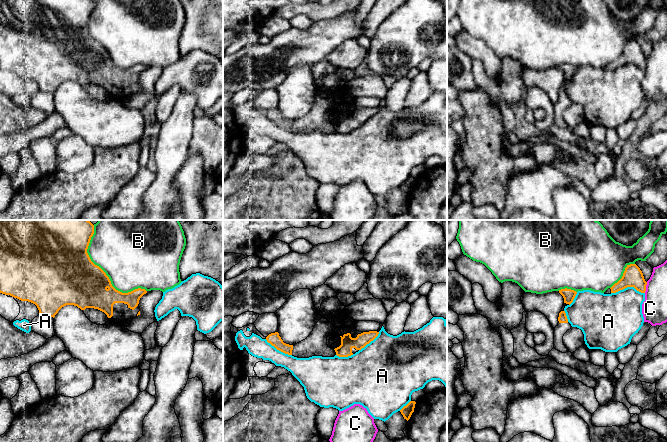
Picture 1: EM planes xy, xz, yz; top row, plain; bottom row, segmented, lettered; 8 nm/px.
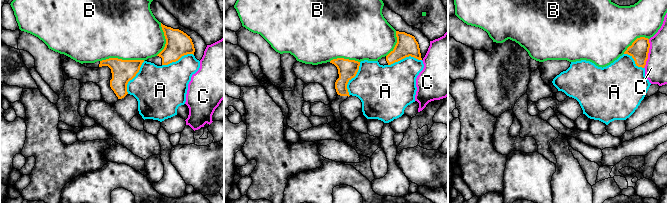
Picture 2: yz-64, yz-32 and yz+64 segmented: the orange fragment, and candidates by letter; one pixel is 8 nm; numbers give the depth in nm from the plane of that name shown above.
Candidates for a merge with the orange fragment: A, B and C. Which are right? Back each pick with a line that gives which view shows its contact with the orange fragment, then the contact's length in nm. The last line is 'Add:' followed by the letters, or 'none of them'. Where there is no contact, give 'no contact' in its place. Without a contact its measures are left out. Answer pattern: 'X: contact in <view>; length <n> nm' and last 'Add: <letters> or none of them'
Add: none of them

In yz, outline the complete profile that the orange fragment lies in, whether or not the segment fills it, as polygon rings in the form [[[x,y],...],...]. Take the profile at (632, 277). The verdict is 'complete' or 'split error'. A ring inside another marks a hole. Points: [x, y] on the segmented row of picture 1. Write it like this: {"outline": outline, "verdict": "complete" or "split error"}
{"outline": [[[636,264],[627,265],[622,278],[615,283],[610,289],[611,293],[616,293],[627,287],[634,287],[637,291],[645,293],[647,282],[643,273]]], "verdict": "complete"}

